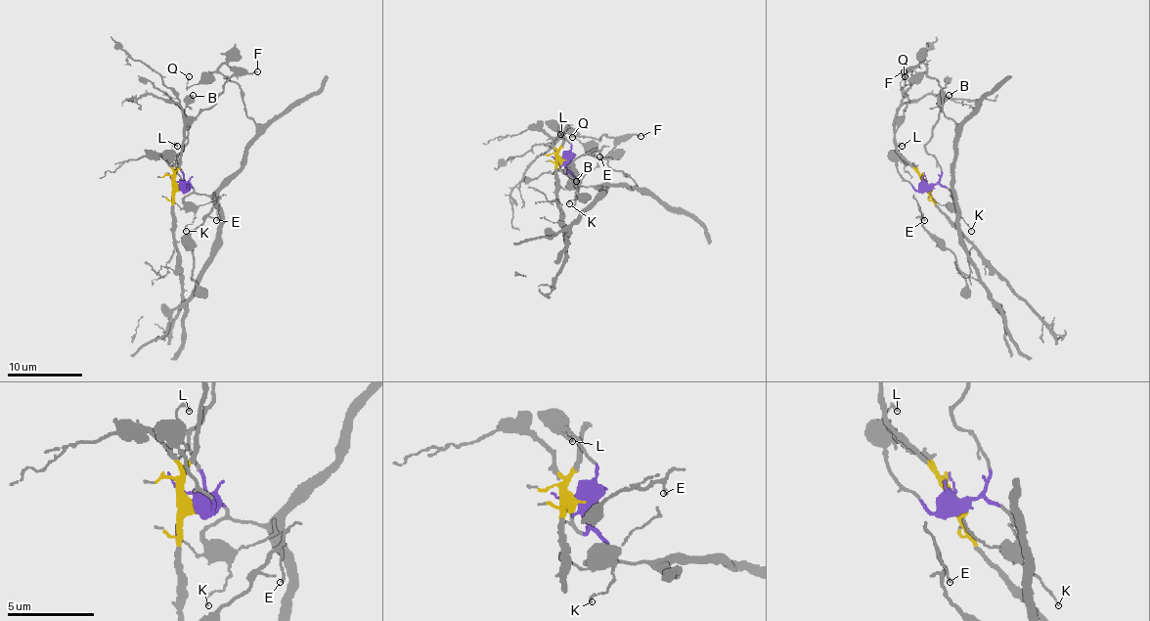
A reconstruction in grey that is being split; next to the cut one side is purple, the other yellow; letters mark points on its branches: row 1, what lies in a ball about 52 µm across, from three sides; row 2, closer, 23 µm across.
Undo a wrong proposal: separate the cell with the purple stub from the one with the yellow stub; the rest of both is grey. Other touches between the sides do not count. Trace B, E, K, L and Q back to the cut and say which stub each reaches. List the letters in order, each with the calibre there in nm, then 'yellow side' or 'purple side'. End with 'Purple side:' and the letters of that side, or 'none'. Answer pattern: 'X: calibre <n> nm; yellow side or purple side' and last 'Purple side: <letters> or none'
B: calibre 420 nm; purple side
E: calibre 140 nm; purple side
K: calibre 110 nm; purple side
L: calibre 140 nm; purple side
Q: calibre 100 nm; purple side
Purple side: B, E, K, L, Q

